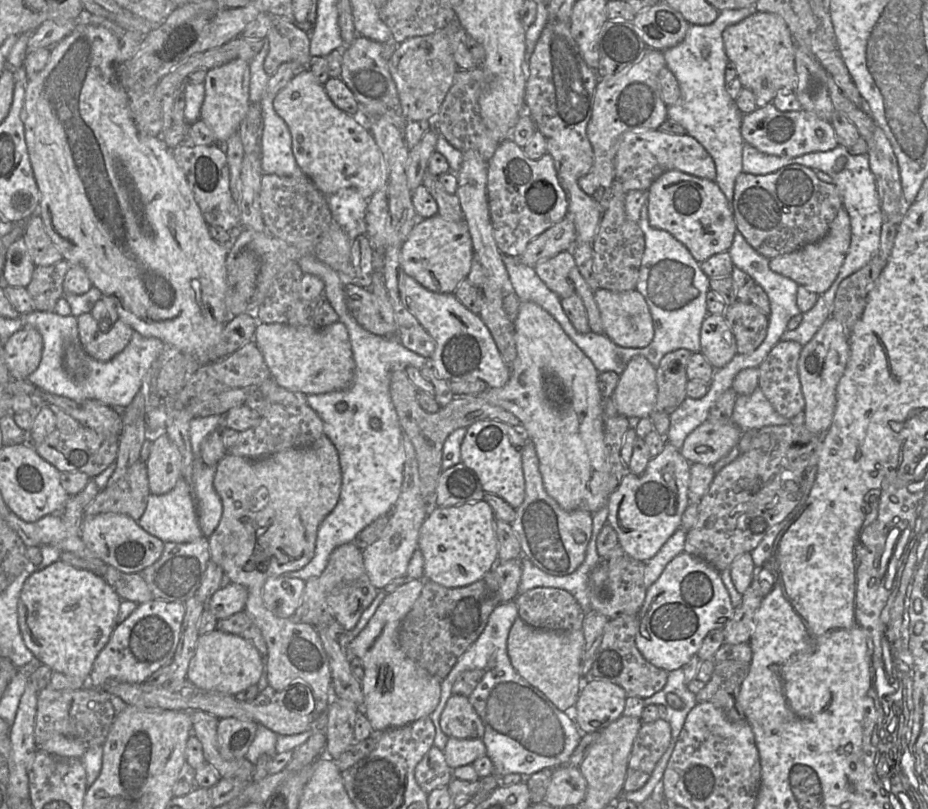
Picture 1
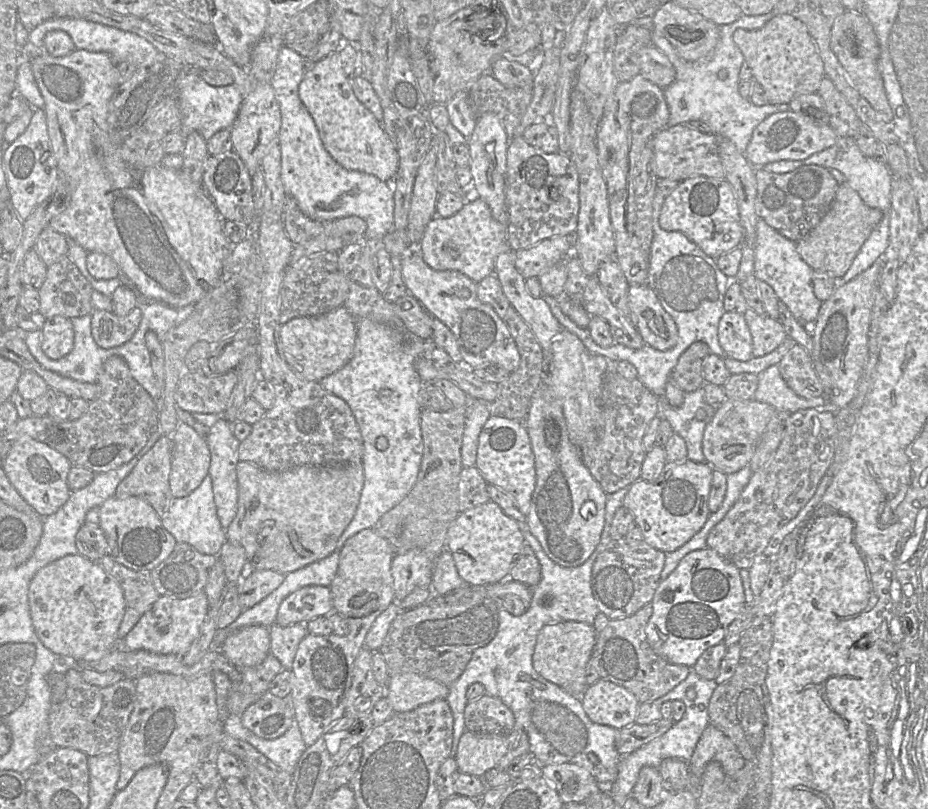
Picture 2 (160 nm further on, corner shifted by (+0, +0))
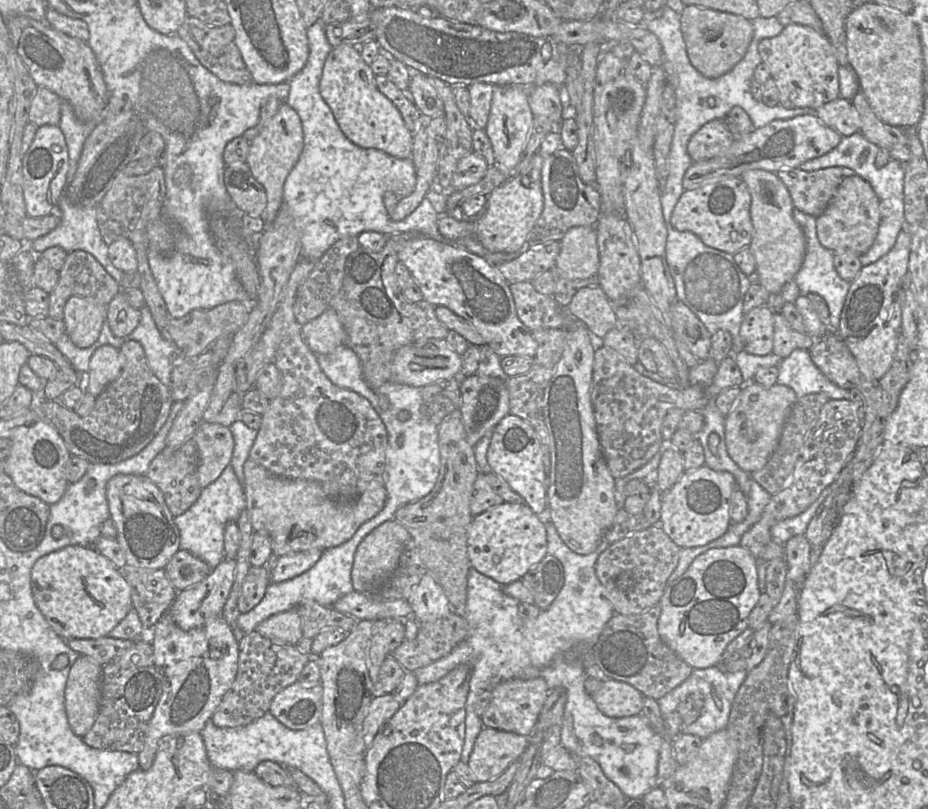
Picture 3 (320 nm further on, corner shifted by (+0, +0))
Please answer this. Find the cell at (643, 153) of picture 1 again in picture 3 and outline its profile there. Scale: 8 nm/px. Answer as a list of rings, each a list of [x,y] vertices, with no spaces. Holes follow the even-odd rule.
[[[715,119],[703,125],[690,139],[687,152],[693,163],[724,154],[735,141],[725,119]]]

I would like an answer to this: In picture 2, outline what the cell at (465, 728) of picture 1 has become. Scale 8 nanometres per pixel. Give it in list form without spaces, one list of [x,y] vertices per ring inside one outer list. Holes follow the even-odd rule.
[[[483,695],[468,702],[464,711],[466,731],[483,735],[506,735],[515,730],[512,711],[499,698]]]

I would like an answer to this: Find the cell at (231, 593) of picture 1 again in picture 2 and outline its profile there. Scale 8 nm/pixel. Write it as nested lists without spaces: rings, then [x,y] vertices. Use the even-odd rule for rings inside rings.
[[[255,570],[247,578],[240,580],[238,583],[238,599],[243,610],[255,606],[276,590],[285,576],[270,570]]]

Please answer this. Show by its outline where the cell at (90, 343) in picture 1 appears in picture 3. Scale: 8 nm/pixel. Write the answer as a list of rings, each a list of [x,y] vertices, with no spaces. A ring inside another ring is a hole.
[[[118,293],[107,305],[106,323],[116,337],[126,337],[139,325],[140,309],[132,307],[126,295]]]

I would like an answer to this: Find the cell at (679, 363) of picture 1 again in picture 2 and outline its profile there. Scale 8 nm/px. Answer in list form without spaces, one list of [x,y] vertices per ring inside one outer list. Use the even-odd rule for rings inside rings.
[[[704,342],[690,345],[672,369],[670,381],[673,381],[685,394],[702,387],[705,383],[702,376],[703,361],[710,354],[711,350]]]

